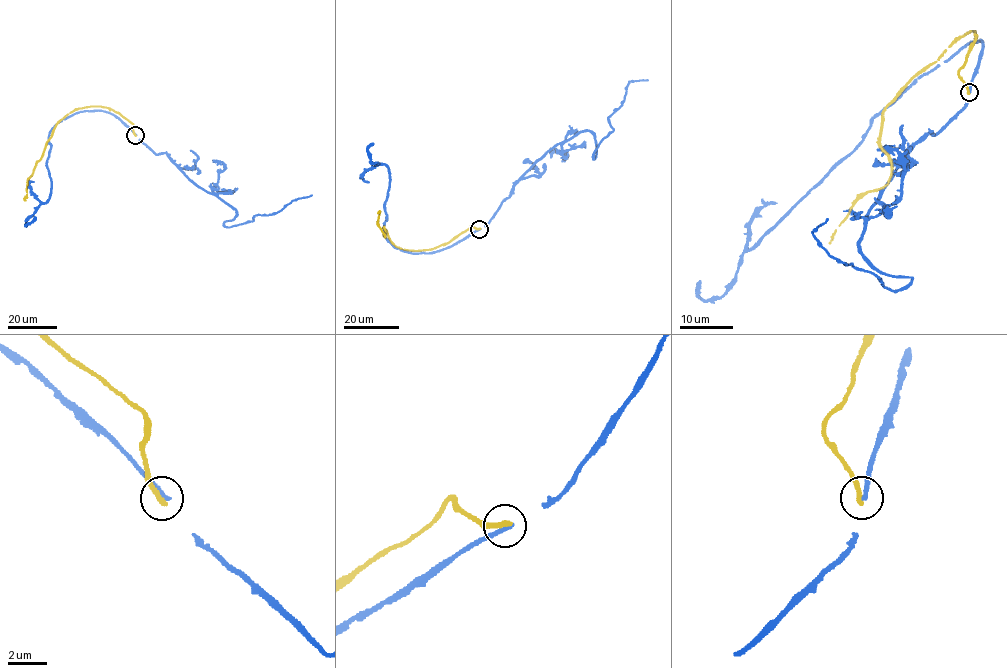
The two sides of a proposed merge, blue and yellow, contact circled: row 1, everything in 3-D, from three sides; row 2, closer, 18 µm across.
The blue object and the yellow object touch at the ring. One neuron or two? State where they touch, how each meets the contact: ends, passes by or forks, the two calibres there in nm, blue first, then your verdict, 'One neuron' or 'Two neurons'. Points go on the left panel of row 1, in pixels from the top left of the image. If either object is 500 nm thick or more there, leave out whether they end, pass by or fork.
Place: (135, 135). At the ring blue ends. At the ring yellow ends. Thickness 240 nm (blue) against 280 nm. Two neurons

